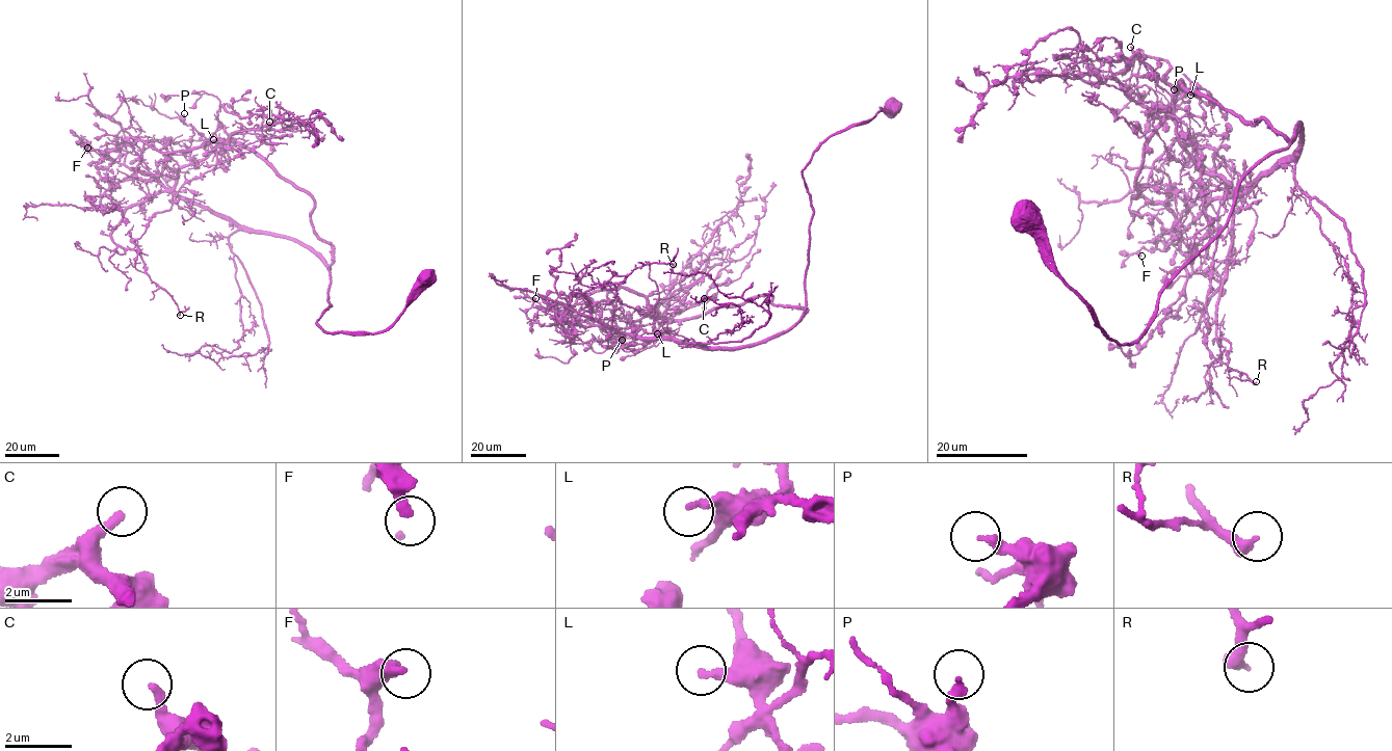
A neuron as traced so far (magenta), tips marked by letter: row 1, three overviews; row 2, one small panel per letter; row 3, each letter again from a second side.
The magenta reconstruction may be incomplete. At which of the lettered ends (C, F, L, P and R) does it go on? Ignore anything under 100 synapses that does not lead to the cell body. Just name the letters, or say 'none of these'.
C

